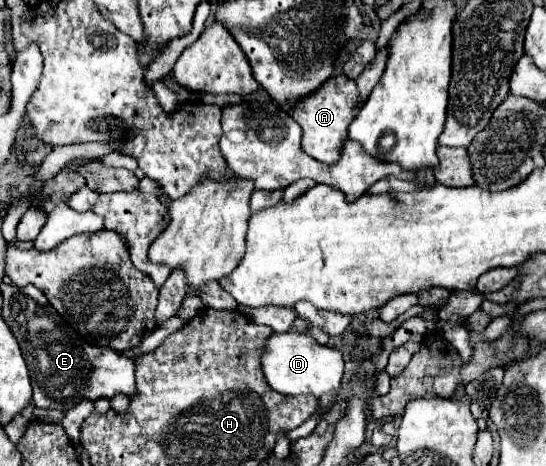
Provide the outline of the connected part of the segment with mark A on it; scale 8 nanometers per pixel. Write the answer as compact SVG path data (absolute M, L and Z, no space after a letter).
M343 74L329 78L317 92L313 92L313 96L309 96L309 100L305 100L305 104L301 104L301 108L293 108L291 116L303 128L303 138L301 138L303 150L311 158L323 164L339 162L343 144L347 140L347 126L351 124L351 120L357 116L359 110L361 110L361 96L357 82Z

